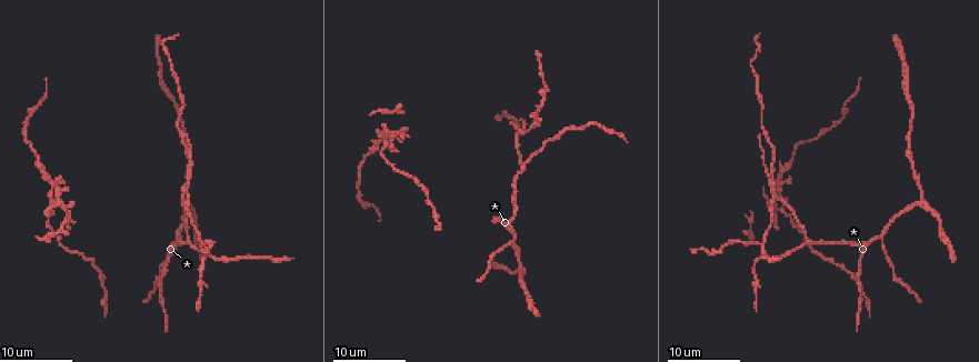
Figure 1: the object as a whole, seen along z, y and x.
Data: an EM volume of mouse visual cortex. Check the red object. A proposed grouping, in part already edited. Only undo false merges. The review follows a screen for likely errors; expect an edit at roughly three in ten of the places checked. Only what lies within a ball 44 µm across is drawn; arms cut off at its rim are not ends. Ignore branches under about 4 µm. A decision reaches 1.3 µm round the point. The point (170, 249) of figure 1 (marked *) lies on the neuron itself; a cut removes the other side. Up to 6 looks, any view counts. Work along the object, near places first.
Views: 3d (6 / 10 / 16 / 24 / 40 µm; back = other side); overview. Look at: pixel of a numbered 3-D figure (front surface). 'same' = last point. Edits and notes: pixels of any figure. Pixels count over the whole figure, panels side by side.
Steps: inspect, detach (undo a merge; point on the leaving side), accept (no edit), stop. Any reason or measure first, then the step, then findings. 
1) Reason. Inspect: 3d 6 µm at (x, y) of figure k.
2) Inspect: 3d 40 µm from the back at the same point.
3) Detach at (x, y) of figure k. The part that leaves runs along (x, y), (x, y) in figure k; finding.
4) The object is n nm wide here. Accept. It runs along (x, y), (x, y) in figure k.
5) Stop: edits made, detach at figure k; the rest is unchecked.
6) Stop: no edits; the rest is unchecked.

Three-way junction. Inspect: 3d 24 µm at (762, 245) of figure 1.

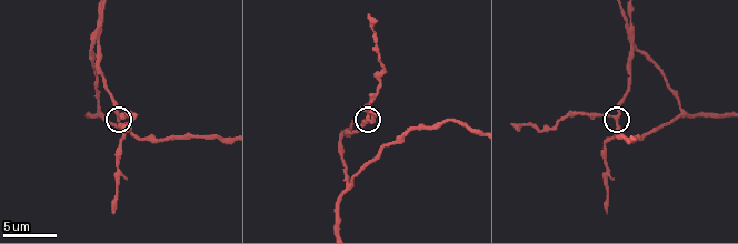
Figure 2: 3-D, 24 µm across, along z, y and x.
Inspect: 3d 6 µm at (616, 117) of figure 2.

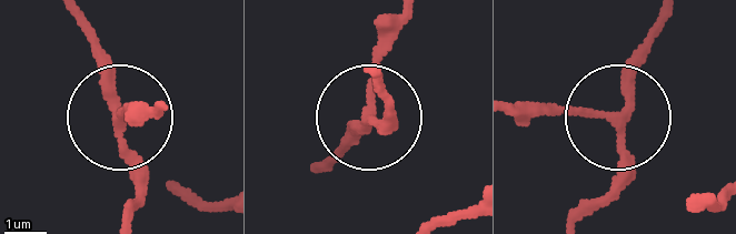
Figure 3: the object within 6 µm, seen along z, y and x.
3 arms meet here. Accept. It runs along (318, 164), (371, 114), (381, 125), (381, 97) in figure 3; continuous, no second neuron.

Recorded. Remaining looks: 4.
Three arms meet. Inspect: 3d 6 µm at (632, 40) of figure 2.

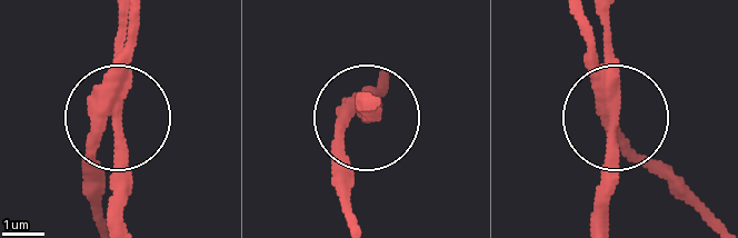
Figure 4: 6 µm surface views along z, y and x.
3 arms meet here. Accept. It runs along (705, 221), (617, 122), (609, 221) in figure 4; one neuron here.

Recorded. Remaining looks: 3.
A narrow waist. Inspect: 3d 24 µm at (92, 265) of figure 1.

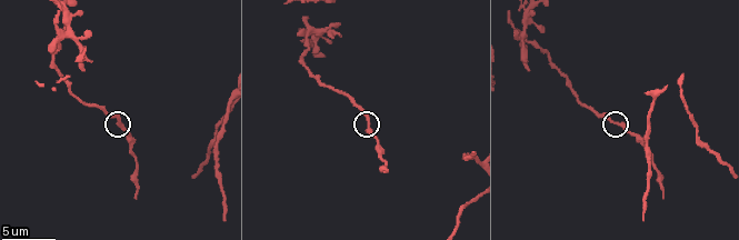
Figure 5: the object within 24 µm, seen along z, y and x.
Inspect: 3d 10 µm at (615, 122) of figure 5.

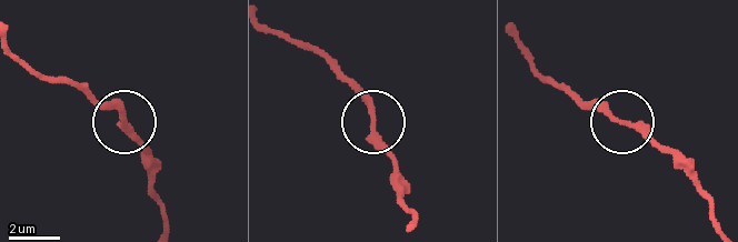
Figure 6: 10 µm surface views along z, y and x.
The object is 260 nm wide here. Accept. All the same neuron.

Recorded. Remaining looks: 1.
Stop: no edits; the rest is unchecked.

